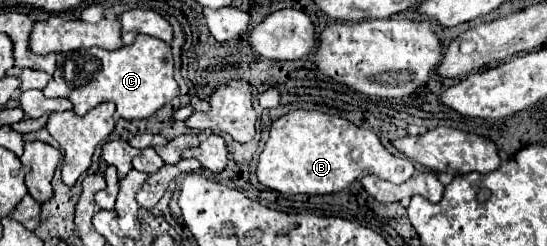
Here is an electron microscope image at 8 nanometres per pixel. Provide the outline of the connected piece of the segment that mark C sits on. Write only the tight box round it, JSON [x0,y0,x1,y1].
[43,34,179,120]

